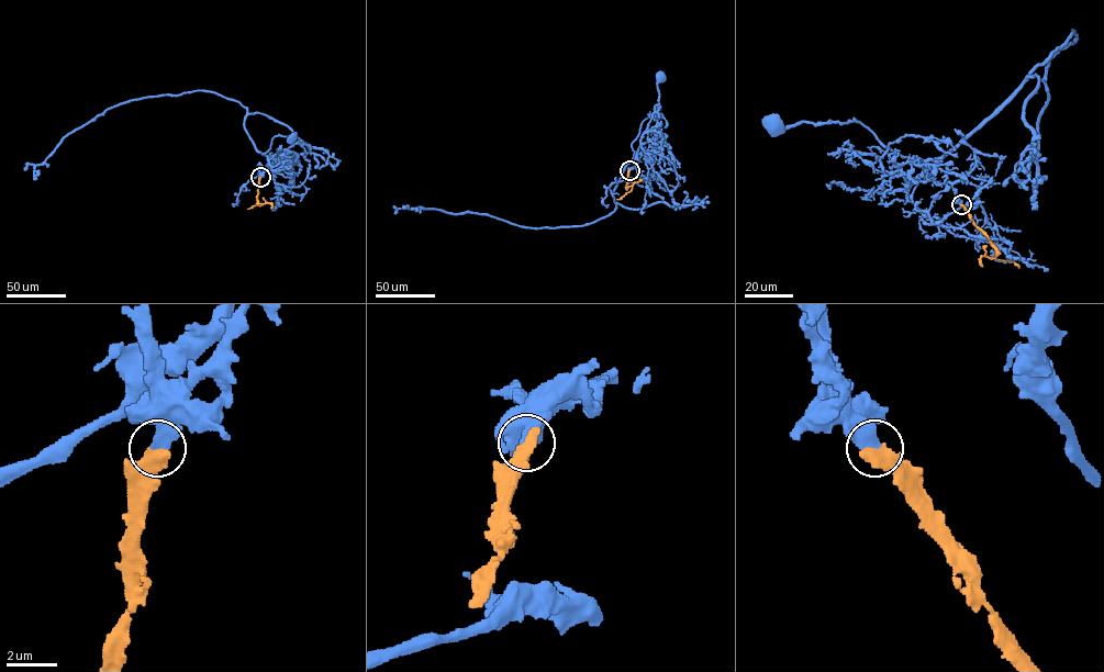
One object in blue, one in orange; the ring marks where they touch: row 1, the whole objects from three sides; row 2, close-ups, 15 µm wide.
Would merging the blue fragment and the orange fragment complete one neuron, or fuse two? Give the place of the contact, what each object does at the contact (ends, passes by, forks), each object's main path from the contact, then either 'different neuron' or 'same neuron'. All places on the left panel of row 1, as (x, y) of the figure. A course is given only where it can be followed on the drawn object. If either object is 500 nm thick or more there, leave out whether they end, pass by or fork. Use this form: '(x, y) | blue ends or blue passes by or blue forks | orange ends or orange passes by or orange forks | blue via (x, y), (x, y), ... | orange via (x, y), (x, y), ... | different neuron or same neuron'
(260, 177) | blue via (260, 177), (268, 163), (267, 156), (263, 154), (269, 149), (272, 138), (291, 138) | orange via (260, 177), (257, 199), (263, 204), (247, 209) | same neuron

